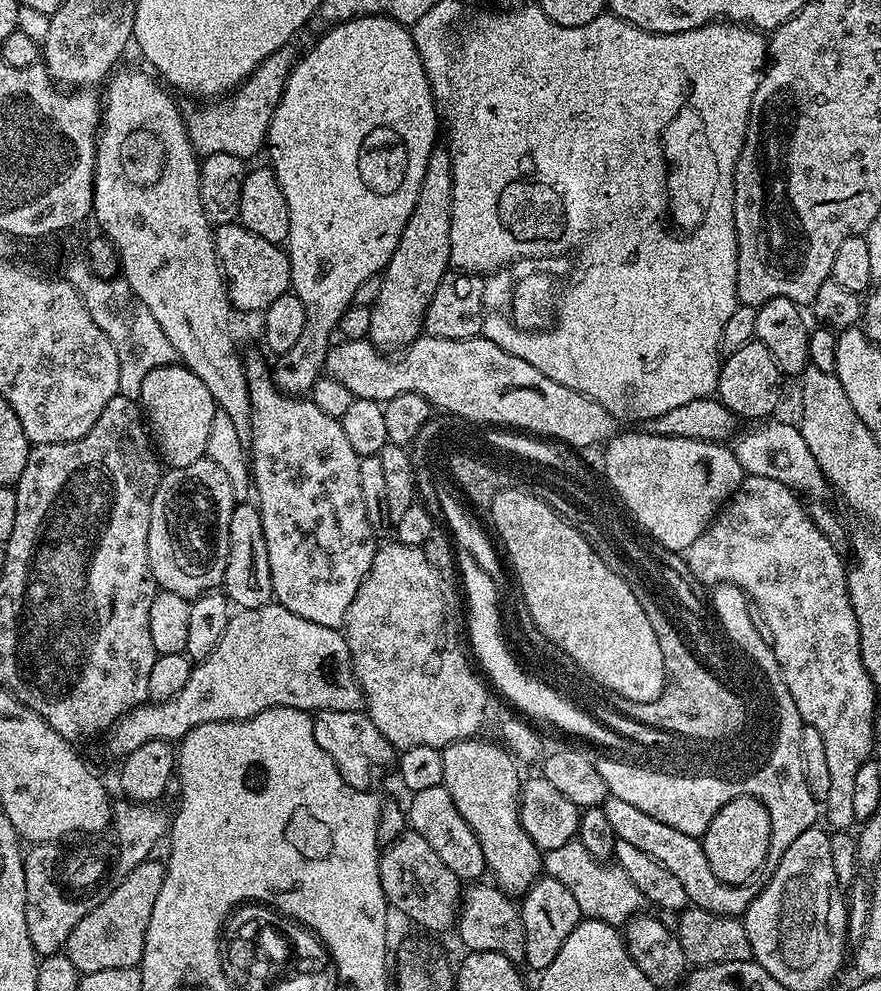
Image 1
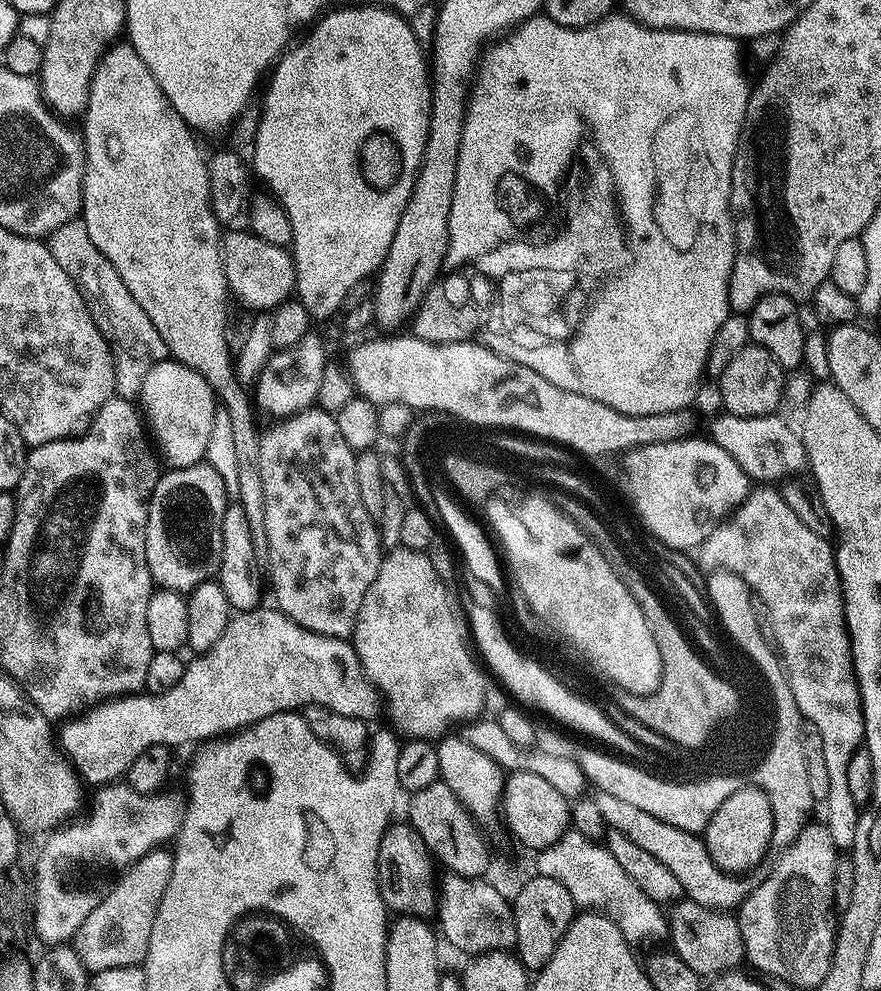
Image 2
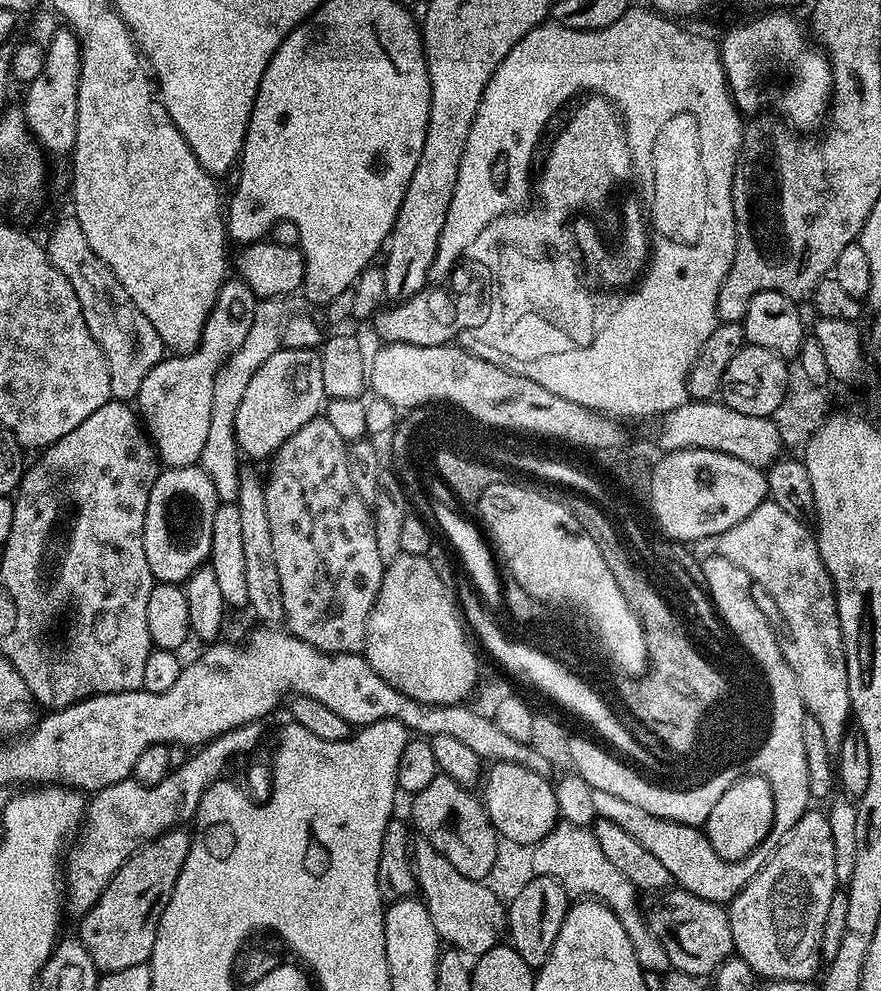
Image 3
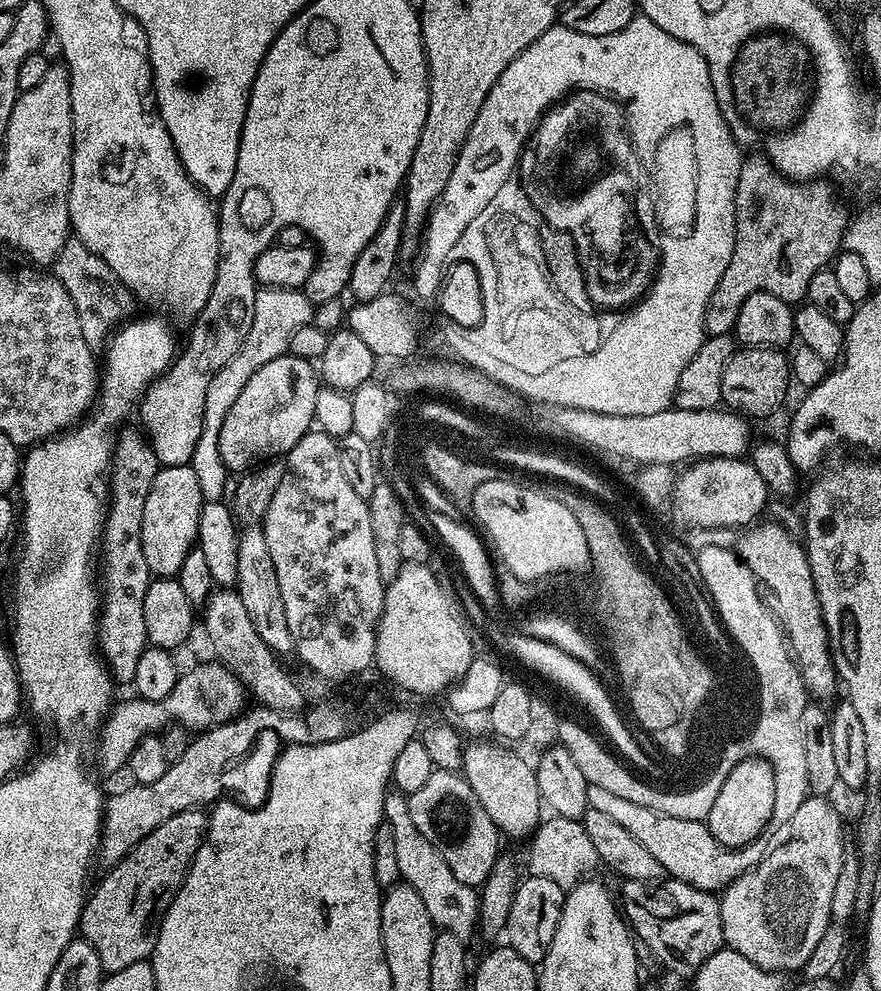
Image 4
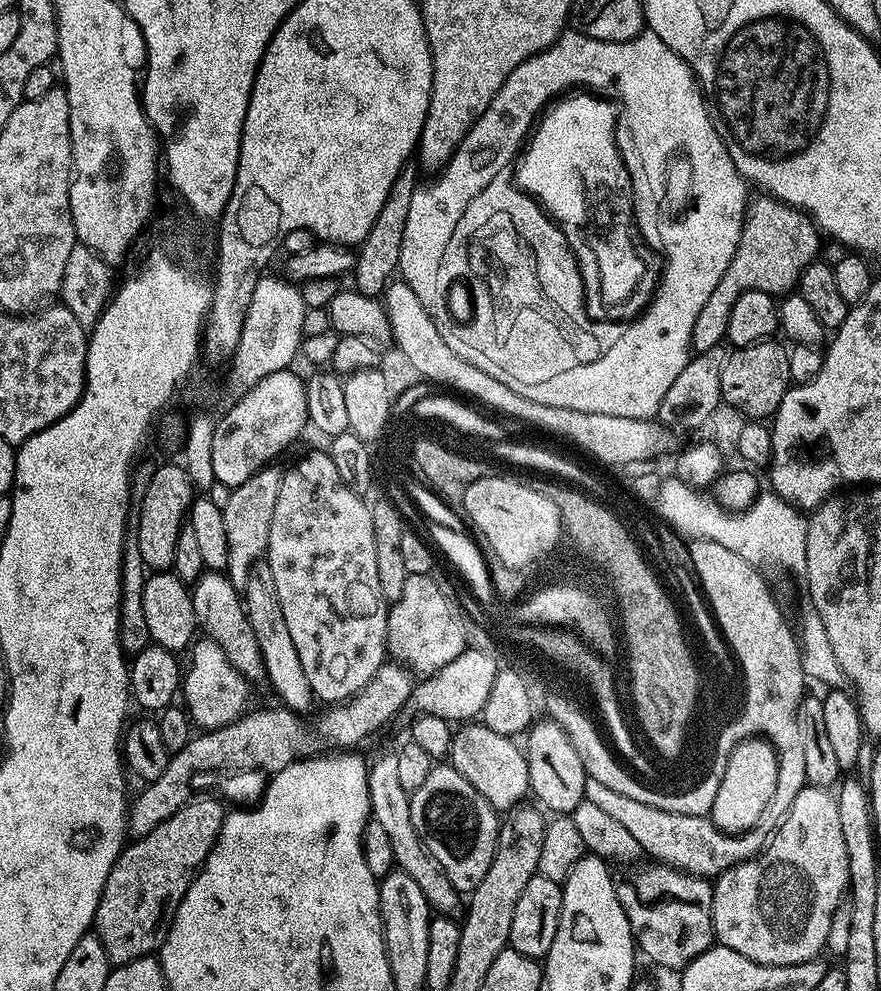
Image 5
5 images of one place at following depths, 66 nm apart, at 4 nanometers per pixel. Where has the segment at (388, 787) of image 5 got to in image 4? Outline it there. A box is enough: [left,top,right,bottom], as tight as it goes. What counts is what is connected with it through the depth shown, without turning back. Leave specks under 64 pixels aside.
[384,790,480,941]

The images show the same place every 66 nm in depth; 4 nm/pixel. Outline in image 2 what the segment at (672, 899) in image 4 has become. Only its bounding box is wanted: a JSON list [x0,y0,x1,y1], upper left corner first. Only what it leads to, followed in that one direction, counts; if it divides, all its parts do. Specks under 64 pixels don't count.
[667,898,745,974]

